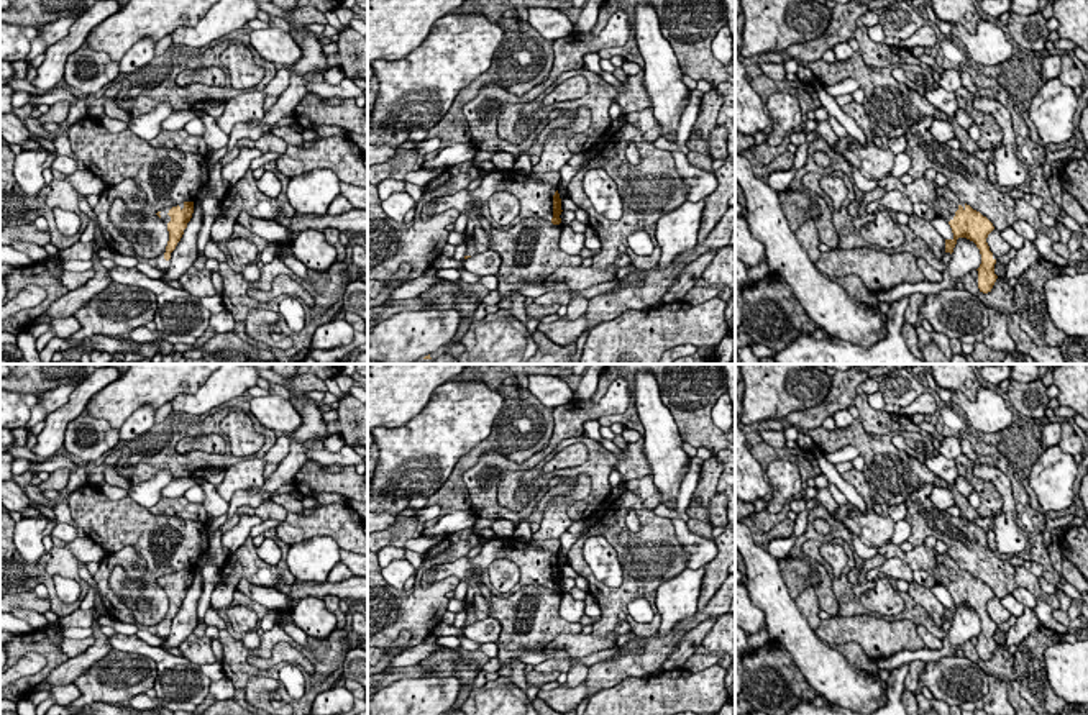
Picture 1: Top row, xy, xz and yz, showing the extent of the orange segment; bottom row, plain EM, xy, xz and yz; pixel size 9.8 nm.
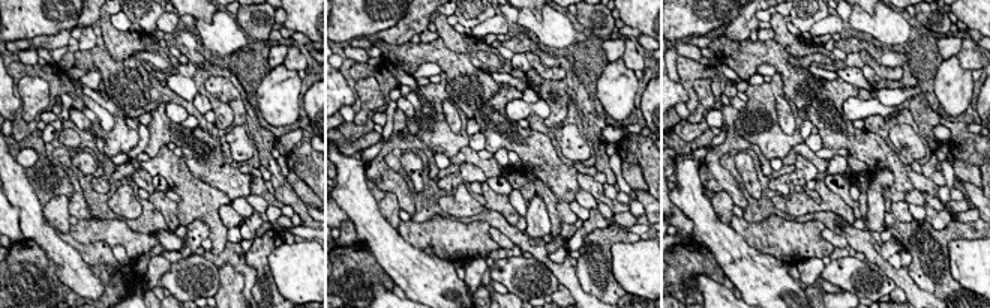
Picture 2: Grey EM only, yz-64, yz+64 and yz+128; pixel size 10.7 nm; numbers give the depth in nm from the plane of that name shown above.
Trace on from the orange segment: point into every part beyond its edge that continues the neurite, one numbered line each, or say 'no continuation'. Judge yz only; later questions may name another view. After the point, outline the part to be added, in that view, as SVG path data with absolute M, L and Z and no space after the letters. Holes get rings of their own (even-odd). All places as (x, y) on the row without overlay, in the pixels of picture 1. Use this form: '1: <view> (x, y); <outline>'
1: yz (942, 568); M888 541L878 548L878 554L885 558L899 558L906 561L912 571L922 569L929 572L937 584L947 589L953 587L960 572L965 577L965 571L960 569L949 554L940 554L935 548L927 549L924 543L916 546L912 551L903 551L899 544Z

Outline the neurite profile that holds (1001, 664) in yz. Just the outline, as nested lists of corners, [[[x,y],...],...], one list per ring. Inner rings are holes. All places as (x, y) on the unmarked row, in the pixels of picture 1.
[[[965,641],[958,646],[963,651],[963,656],[971,663],[978,664],[988,676],[996,677],[1008,684],[1008,700],[1013,705],[1016,715],[1054,715],[1054,713],[1037,713],[1019,694],[1021,682],[1014,672],[1014,656],[1008,653],[1003,644],[998,644],[993,656],[988,661],[983,661],[978,656],[978,646],[970,641]]]

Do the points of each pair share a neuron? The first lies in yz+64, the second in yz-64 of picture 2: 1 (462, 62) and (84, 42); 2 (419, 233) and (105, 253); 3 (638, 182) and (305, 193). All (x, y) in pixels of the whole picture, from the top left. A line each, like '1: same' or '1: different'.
1: different
2: different
3: same

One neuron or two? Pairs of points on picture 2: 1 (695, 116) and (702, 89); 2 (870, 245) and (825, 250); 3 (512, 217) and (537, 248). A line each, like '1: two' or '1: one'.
1: one
2: two
3: two

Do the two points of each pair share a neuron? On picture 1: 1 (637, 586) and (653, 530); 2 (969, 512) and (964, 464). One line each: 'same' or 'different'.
1: same
2: different

